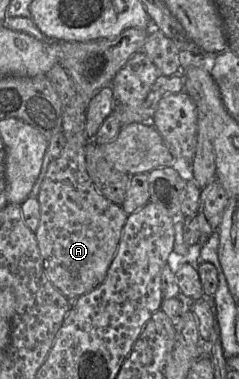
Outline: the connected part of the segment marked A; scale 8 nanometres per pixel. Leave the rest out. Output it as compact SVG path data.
M87 131L85 135L73 134L71 138L66 138L59 157L51 160L37 196L40 203L40 222L35 235L43 267L51 283L69 300L75 300L103 282L128 218L123 208L102 195L91 180L86 167L86 146L89 141Z

